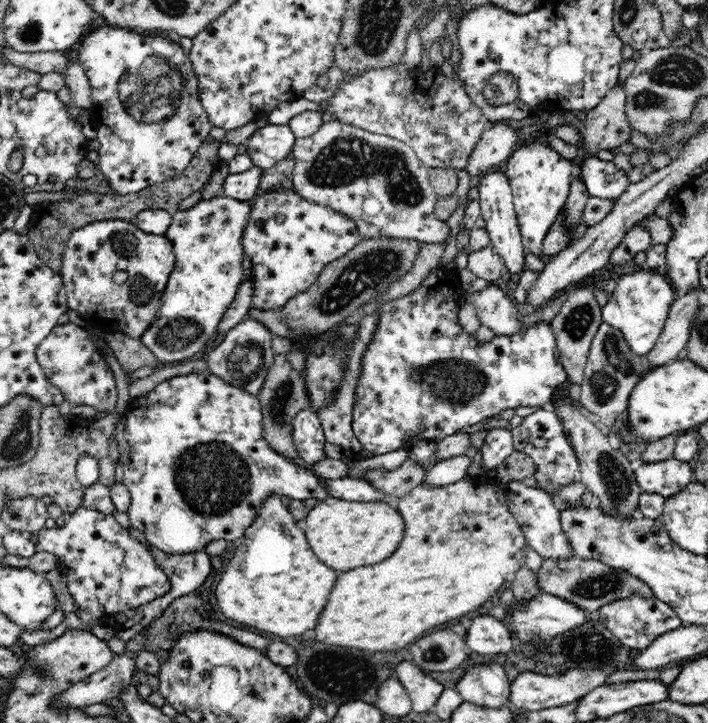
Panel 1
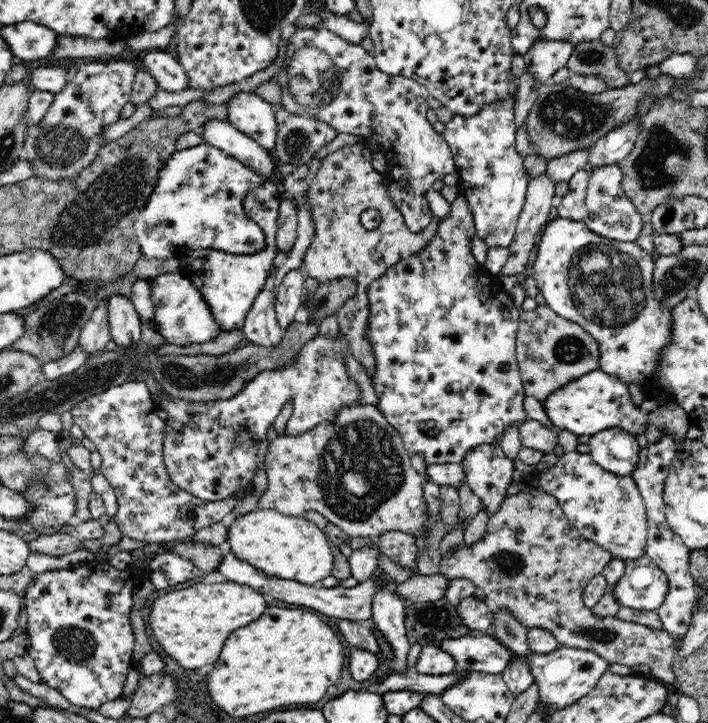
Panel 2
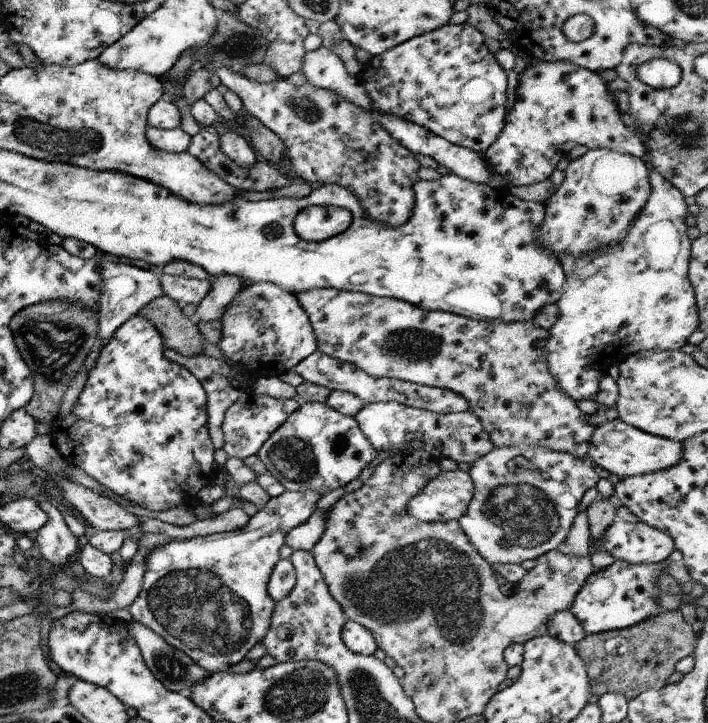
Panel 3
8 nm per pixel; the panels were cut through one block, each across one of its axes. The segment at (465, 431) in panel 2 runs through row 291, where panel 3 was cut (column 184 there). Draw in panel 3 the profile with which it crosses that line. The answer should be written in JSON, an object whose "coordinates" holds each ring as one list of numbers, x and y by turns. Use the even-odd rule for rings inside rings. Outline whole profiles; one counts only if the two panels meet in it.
{"coordinates":[[139,314,130,317,113,332,107,345,101,348,95,366,87,372,87,381,83,386,83,391,79,394,79,398,77,398,77,403,72,407,71,413,63,418,60,416,53,418,48,431,55,449,64,462,81,468,95,482,149,511,165,511,171,506,175,505,176,507,179,503,183,503,187,507,194,507,193,504,197,505,197,502,194,502,196,492,207,484,214,484,216,470,216,464,212,458,214,449,206,430,205,392,201,384,185,368,171,363,163,357,163,348,165,348,165,341,160,338,158,331,151,323]]}

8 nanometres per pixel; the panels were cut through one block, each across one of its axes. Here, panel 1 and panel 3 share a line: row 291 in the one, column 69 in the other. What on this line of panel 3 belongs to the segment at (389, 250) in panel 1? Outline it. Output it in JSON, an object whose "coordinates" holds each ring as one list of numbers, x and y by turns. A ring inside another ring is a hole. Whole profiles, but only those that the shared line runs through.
{"coordinates":[[46,301,23,308,9,322,12,343,31,372,33,396,22,409,37,423,50,424,58,416,63,393,76,374,85,370,85,358,97,335,95,312,62,301]]}

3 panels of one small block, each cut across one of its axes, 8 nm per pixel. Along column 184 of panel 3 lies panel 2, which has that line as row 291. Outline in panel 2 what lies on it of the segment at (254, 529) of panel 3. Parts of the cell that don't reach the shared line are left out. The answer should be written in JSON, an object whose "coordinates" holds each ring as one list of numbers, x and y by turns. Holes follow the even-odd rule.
{"coordinates":[[557,217,545,225,540,238,532,268,540,294,558,316,580,325,598,343,598,369,616,377,628,388,631,384,639,385,660,405,676,403,671,388,657,382,663,350,667,349,673,337,674,321,671,308,656,299,653,287,655,261,651,254,634,241,620,242,598,236,586,227,584,221,567,218]]}

